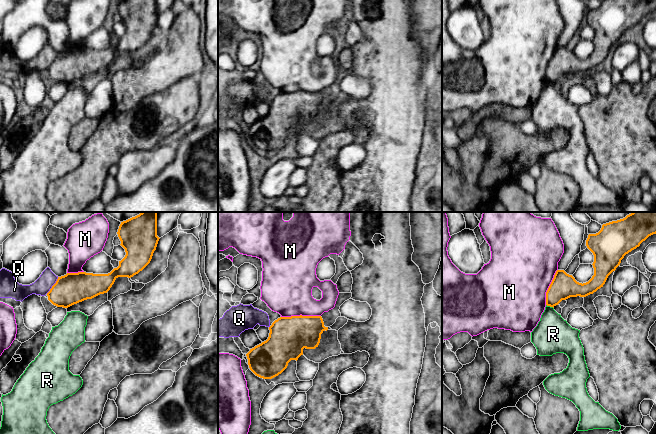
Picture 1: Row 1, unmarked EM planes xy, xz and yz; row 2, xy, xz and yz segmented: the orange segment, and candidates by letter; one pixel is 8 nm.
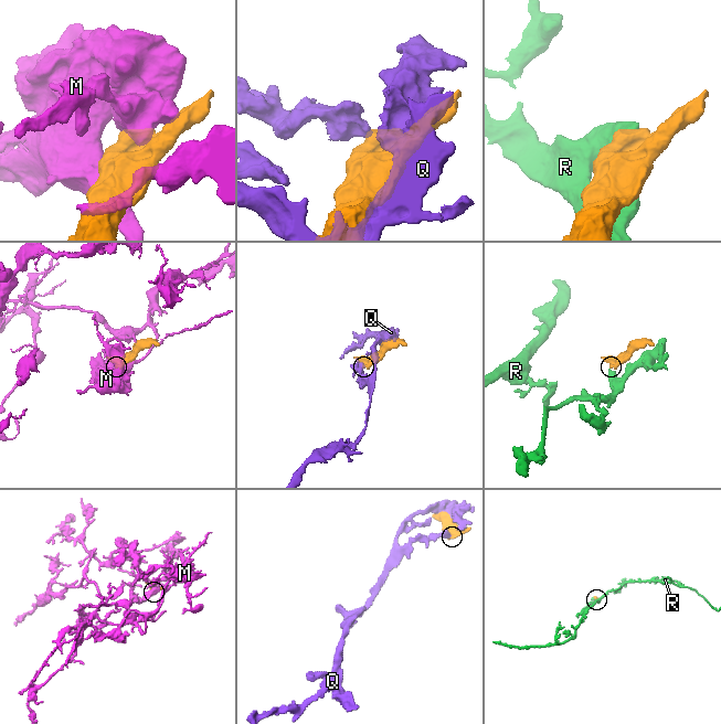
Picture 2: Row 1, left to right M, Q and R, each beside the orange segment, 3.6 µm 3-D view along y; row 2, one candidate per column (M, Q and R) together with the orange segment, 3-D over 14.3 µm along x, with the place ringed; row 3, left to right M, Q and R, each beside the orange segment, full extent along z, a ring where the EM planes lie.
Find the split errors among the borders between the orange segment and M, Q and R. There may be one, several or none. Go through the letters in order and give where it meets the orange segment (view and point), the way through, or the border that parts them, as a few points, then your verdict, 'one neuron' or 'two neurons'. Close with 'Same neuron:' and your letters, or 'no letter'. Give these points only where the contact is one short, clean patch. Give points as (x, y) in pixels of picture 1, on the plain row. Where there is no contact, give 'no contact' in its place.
M: meets orange in xz at (300, 91); two neurons
Q: meets orange in xy at (53, 61); two neurons
R: meets orange in yz at (550, 82); border along yz (546, 80), (553, 84); two neurons
Same neuron: no letter

